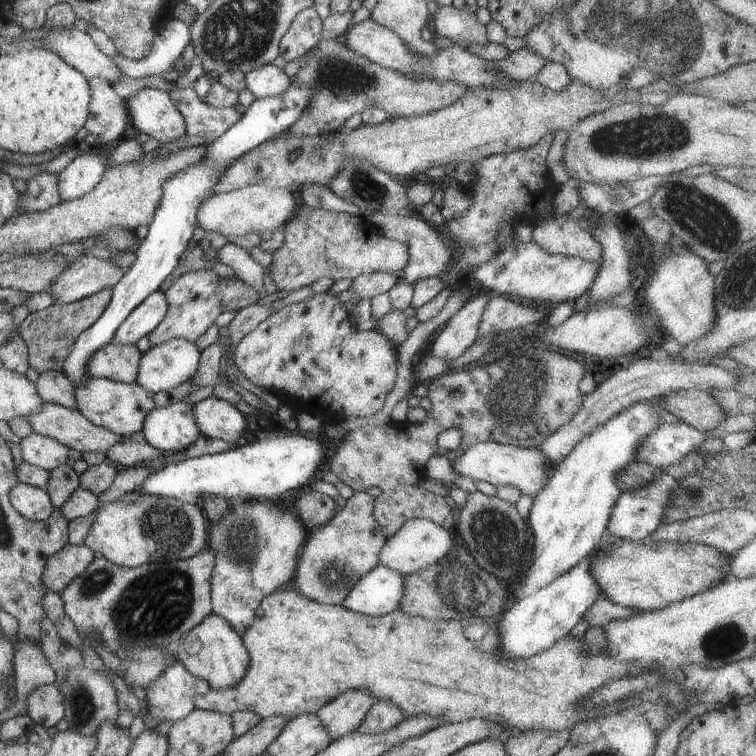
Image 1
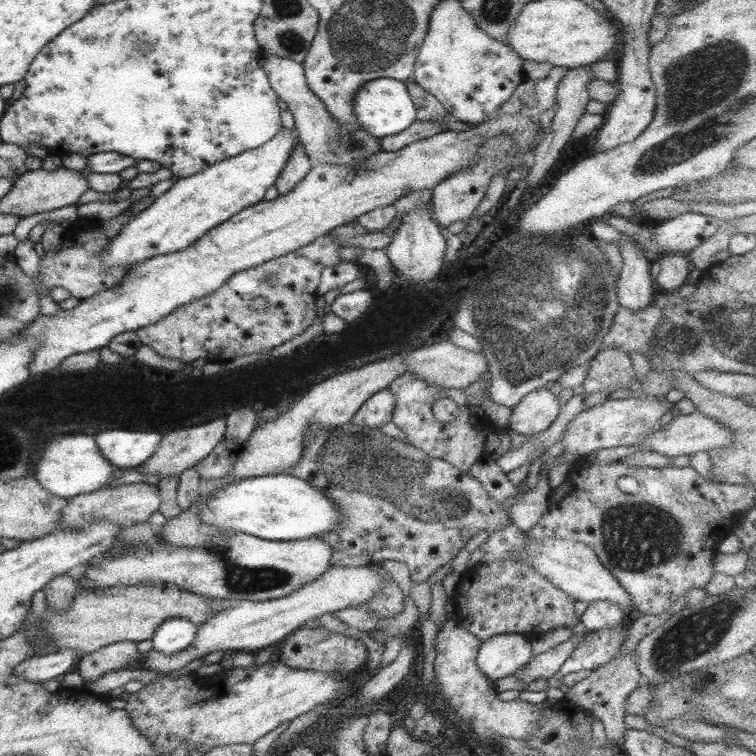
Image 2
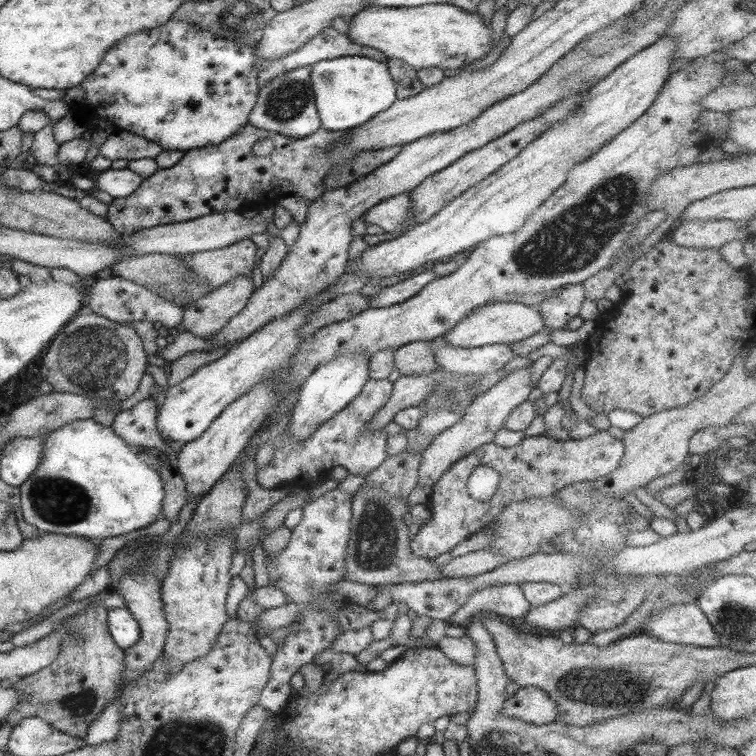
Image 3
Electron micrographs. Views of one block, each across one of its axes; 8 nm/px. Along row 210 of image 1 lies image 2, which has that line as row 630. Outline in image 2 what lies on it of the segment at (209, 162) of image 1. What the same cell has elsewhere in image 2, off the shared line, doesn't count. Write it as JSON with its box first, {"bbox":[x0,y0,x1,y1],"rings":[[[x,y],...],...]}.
{"bbox":[154,618,198,654],"rings":[[[167,618],[155,630],[154,649],[164,654],[184,650],[196,640],[198,625],[185,618]]]}

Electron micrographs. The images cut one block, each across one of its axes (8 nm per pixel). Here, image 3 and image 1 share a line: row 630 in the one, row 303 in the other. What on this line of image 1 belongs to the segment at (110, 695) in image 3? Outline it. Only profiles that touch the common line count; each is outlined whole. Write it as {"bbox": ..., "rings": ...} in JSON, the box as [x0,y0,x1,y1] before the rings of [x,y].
{"bbox":[19,288,113,372],"rings":[[[101,288],[98,292],[80,300],[59,305],[54,303],[43,310],[31,312],[23,320],[19,334],[27,344],[29,367],[36,372],[62,371],[65,358],[74,346],[77,336],[90,328],[102,316],[113,295],[113,288]]]}

